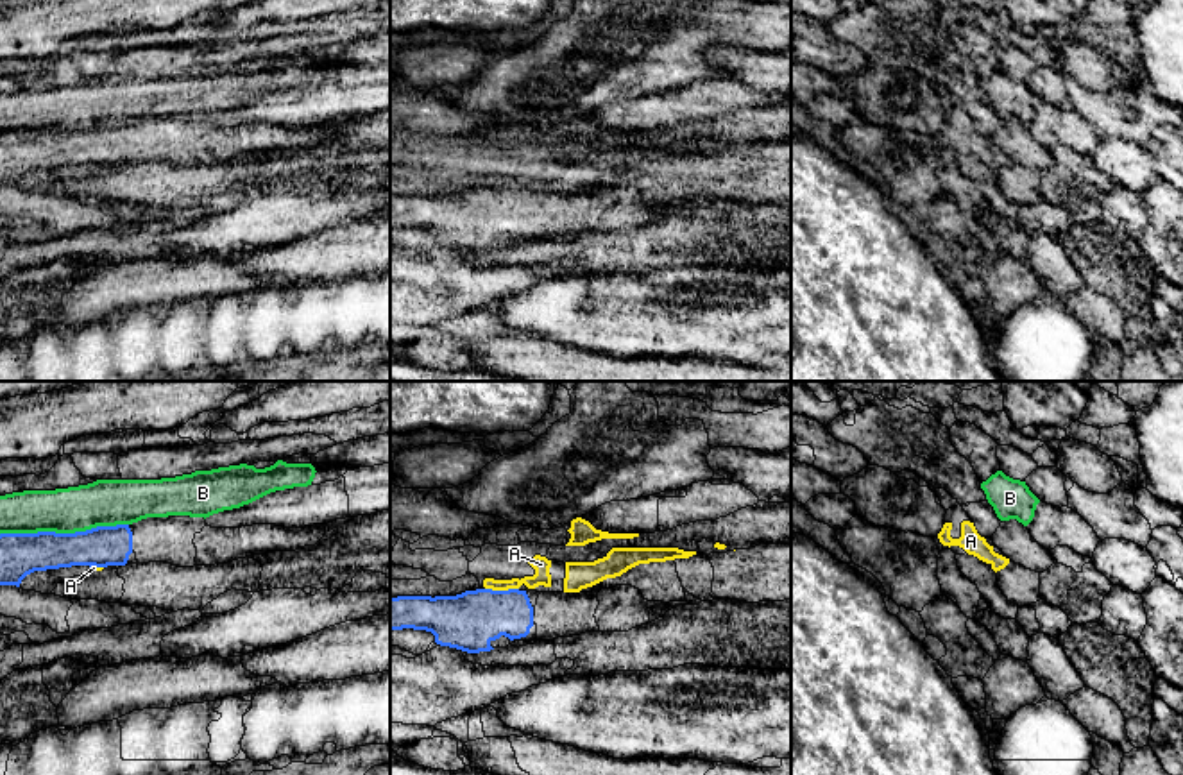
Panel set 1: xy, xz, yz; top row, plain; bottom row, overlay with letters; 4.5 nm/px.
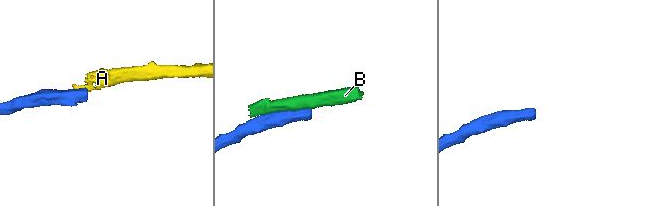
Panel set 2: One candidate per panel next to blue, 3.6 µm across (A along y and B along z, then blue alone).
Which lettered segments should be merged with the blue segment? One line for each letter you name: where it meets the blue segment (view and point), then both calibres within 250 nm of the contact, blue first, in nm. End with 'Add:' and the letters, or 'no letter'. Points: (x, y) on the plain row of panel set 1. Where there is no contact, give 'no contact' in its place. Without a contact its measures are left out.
Add: no letter

